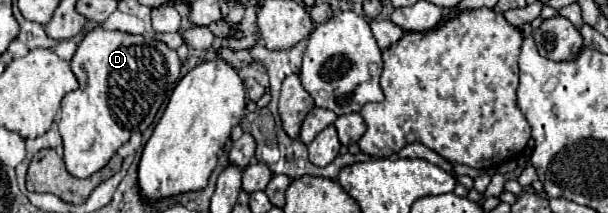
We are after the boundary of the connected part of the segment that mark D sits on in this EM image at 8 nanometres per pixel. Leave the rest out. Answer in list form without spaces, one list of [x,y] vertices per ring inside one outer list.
[[[96,27],[96,31],[90,31],[80,41],[70,63],[80,87],[62,99],[62,117],[58,129],[64,141],[64,163],[68,173],[84,179],[106,167],[118,147],[124,145],[132,133],[142,133],[150,127],[162,103],[170,99],[172,87],[176,87],[176,81],[180,77],[182,63],[176,51],[168,49],[162,41],[120,31],[106,31],[102,27]]]

